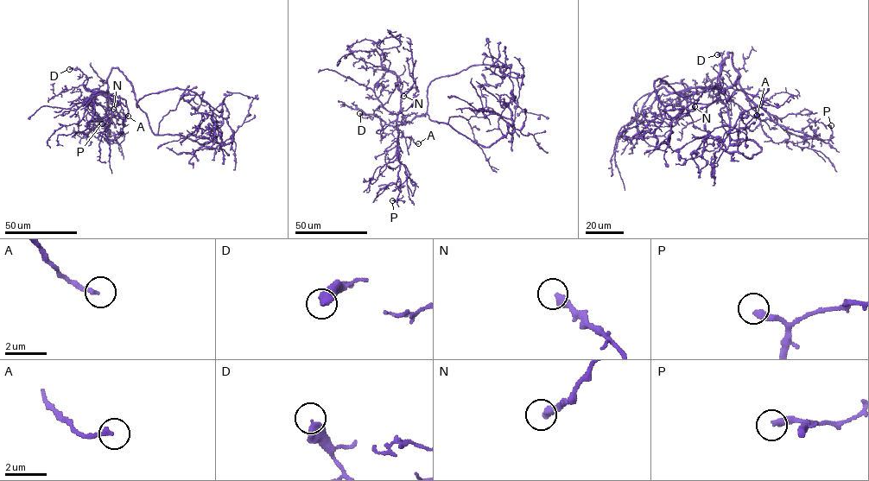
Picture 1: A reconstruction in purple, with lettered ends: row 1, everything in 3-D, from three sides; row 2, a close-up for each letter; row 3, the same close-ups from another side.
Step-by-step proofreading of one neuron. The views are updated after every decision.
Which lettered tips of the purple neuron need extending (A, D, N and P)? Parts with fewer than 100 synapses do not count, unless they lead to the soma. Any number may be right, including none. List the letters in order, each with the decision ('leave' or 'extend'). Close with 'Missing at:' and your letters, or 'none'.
A: leave
D: leave
N: leave
P: leave
Missing at: none

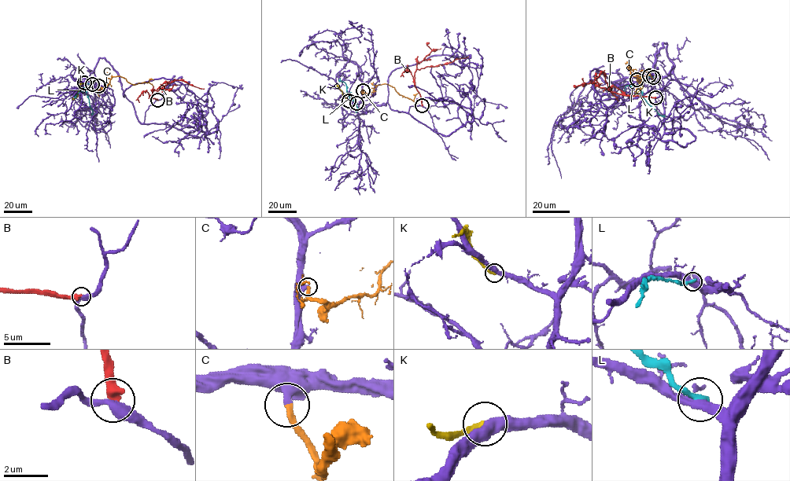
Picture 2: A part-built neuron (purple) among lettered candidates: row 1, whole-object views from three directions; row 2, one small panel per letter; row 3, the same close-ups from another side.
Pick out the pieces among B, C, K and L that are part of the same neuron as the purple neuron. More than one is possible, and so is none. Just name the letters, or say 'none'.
C

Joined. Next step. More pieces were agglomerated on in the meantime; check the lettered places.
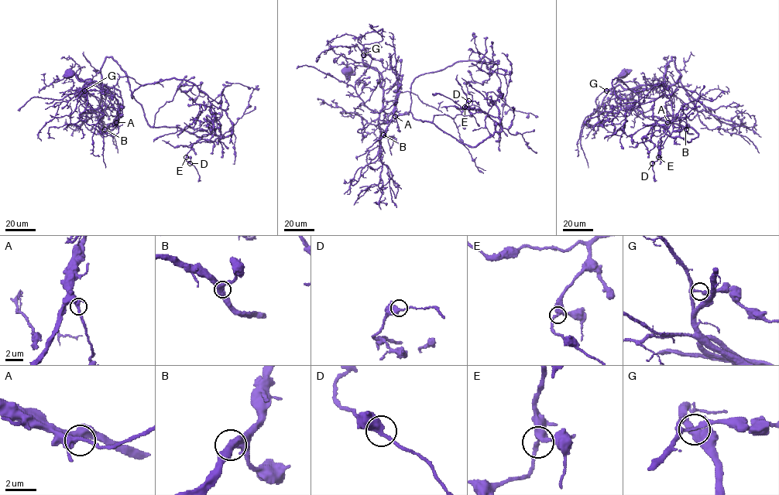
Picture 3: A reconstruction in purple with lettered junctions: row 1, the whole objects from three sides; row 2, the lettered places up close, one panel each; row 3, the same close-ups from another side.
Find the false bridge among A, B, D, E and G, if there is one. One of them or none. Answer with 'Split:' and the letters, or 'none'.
Split: G

